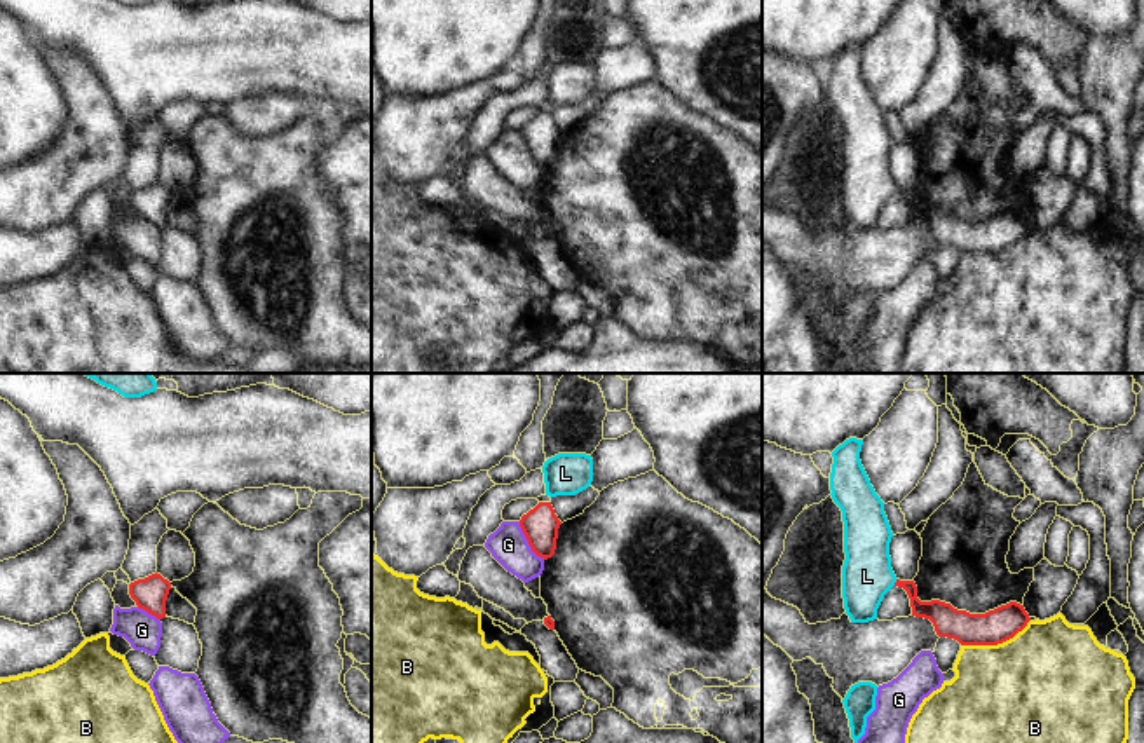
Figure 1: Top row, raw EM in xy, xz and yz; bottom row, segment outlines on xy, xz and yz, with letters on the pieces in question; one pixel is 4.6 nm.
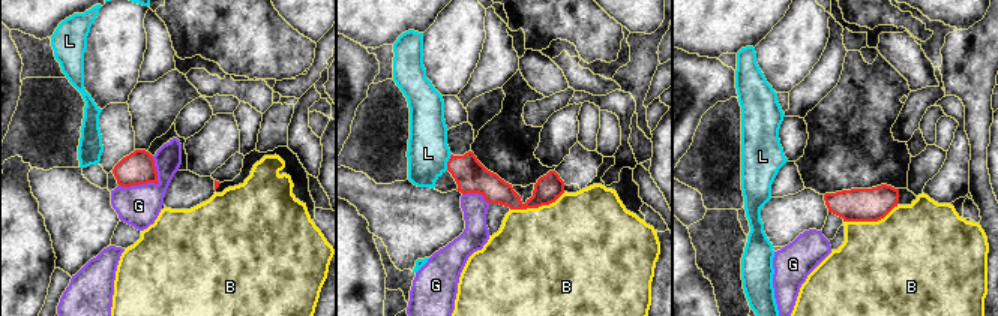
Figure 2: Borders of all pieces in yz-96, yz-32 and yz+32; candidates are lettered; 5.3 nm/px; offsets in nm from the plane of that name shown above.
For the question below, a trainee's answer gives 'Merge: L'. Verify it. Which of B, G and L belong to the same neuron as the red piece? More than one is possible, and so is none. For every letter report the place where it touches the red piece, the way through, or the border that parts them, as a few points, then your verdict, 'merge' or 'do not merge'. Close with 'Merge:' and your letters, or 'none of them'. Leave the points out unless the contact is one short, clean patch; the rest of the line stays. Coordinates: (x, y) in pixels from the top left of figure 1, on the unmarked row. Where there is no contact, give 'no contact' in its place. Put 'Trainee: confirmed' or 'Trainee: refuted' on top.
Trainee: confirmed
B: meets red in yz at (996, 253); border along yz (1029, 229), (1021, 239), (1001, 252), (961, 255); do not merge
G: meets red in xz at (529, 152); border along xz (518, 131), (529, 156), (544, 168); do not merge
L: meets red in yz at (895, 192); runs through yz (939, 222), (895, 192), (867, 185); merge
Merge: L

